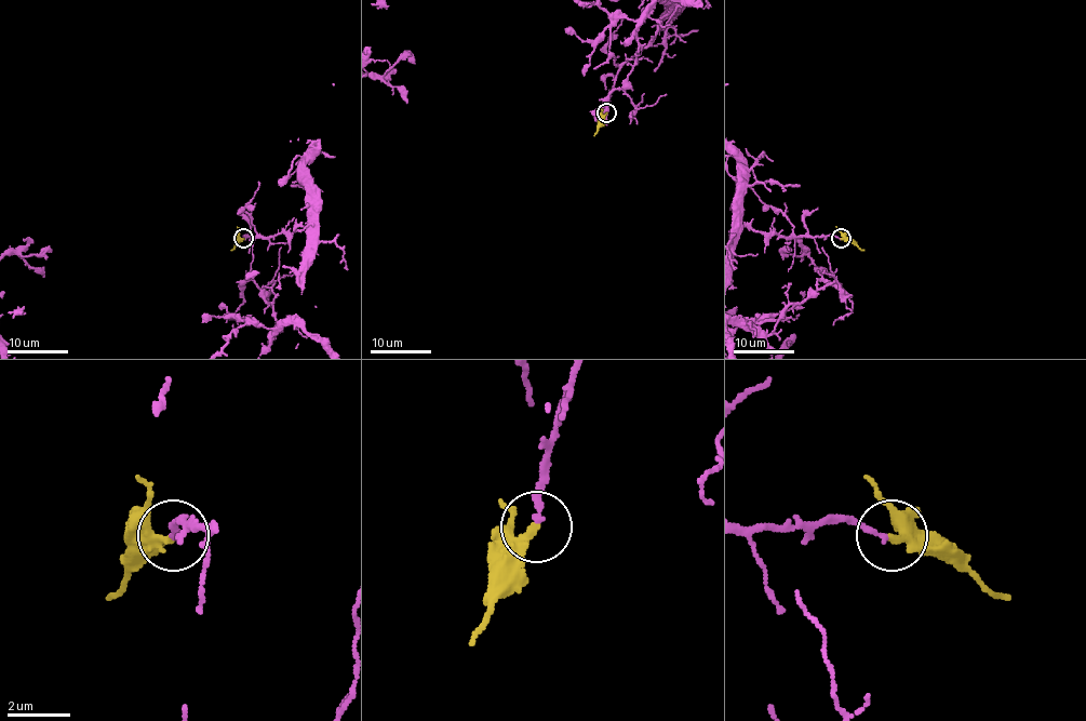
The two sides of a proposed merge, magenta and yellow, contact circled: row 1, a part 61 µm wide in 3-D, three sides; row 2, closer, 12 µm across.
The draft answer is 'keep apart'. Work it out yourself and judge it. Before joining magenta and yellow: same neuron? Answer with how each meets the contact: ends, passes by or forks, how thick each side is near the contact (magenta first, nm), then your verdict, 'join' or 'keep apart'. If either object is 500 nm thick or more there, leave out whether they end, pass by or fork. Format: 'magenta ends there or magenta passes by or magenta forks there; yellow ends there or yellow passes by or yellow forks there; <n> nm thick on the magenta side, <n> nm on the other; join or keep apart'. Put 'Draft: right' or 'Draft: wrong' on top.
Draft: wrong
magenta ends there; yellow ends there; 180 nm thick on the magenta side, 280 nm on the other; join

